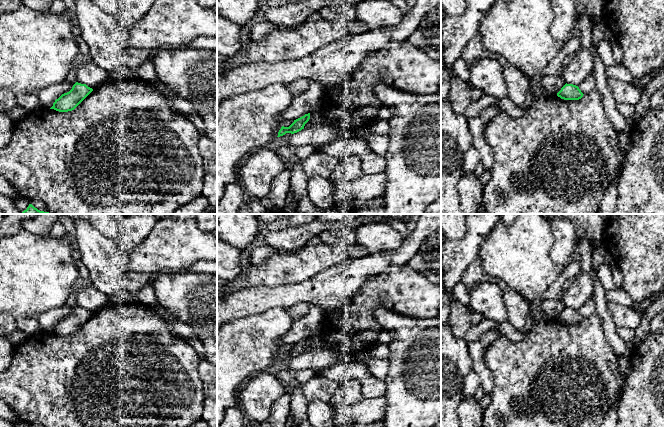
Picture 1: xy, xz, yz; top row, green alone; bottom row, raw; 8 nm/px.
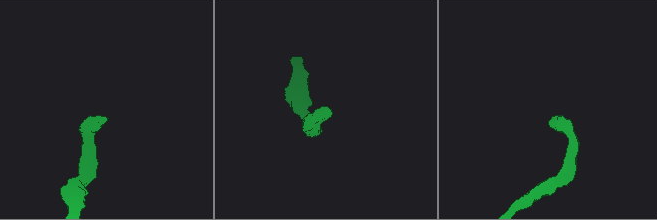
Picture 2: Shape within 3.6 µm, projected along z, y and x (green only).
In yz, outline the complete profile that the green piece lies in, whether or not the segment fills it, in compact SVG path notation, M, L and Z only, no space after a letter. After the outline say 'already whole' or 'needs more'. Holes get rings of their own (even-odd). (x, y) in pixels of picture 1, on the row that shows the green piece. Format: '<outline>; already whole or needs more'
M567 83L557 93L557 96L564 100L579 100L583 95L578 86Z; already whole

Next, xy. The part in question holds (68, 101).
M76 82L72 89L62 94L55 100L53 106L50 109L54 109L59 112L68 112L74 110L91 92L92 88L86 84Z; already whole

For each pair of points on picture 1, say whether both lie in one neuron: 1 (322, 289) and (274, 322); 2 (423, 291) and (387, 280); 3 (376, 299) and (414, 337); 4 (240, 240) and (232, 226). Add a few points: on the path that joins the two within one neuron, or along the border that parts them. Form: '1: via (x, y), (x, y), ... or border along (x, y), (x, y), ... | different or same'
1: border along (287, 308), (273, 307), (264, 312) | different
2: via (414, 291), (396, 289) | same
3: border along (373, 311), (379, 307), (386, 307), (406, 316) | different
4: via (240, 237), (240, 234), (235, 229) | same

